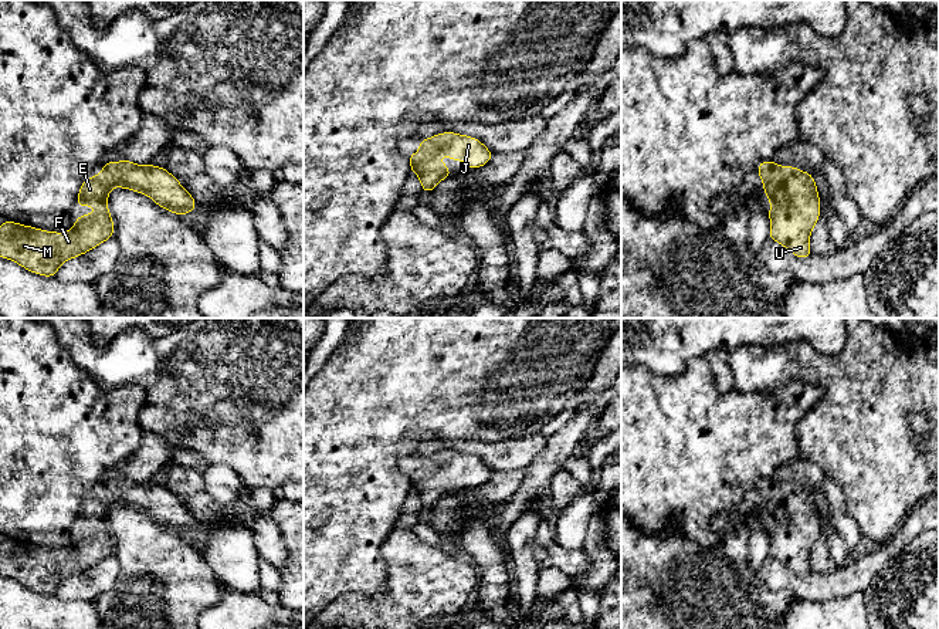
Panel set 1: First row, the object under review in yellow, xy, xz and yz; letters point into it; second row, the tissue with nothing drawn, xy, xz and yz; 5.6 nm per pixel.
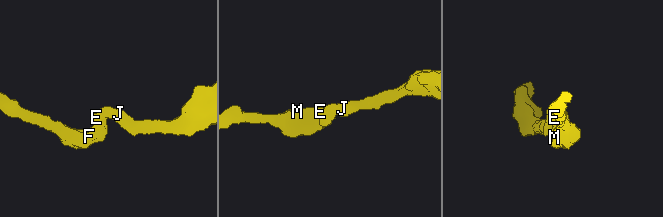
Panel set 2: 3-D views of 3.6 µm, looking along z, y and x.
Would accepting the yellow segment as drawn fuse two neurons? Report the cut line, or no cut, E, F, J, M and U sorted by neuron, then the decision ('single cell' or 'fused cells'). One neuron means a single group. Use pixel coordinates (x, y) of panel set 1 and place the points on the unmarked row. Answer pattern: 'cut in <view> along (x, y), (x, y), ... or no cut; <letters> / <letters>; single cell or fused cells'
no cut; E F J M U; single cell

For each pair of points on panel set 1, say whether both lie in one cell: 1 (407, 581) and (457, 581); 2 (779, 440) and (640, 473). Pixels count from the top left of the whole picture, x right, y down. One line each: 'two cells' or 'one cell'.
1: one cell
2: one cell

